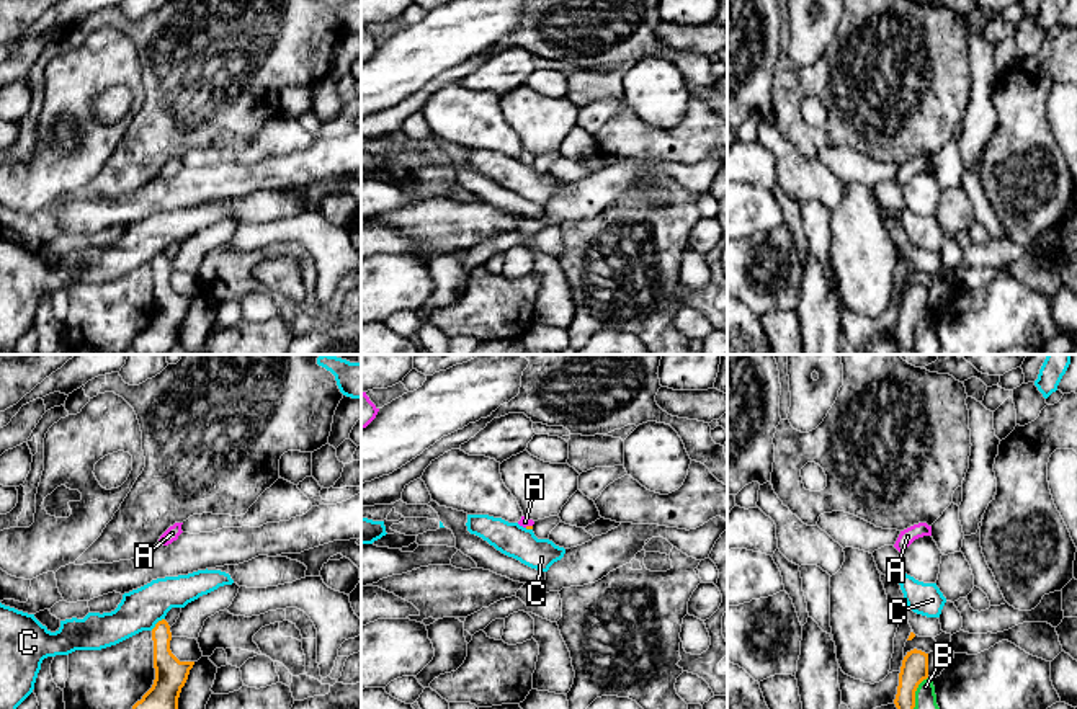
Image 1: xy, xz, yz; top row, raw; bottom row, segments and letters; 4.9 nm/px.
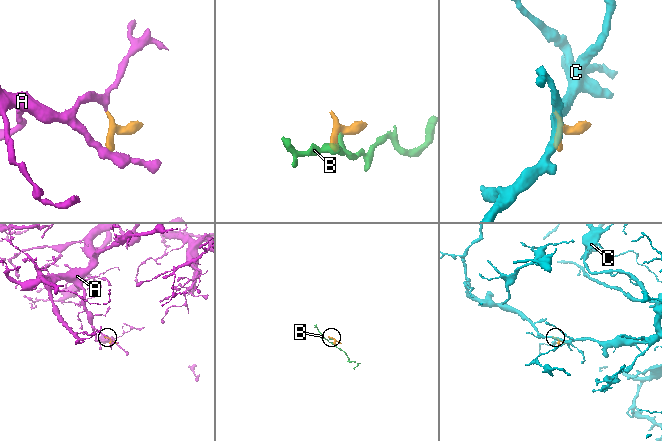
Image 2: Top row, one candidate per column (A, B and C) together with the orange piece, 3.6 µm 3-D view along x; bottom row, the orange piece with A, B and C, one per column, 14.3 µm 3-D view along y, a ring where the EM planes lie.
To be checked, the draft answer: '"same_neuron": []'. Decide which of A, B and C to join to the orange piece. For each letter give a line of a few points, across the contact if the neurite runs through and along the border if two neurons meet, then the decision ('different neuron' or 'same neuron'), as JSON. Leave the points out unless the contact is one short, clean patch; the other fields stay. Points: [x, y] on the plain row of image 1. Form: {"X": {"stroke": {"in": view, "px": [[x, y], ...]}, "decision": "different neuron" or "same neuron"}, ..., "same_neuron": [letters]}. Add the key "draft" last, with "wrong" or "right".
{"A": {"stroke": {"in": "xz", "px": [[527, 160], [528, 160], [525, 156]]}, "decision": "same neuron"}, "B": {"stroke": {"in": "yz", "px": [[929, 311], [916, 325], [912, 348]]}, "decision": "different neuron"}, "C": {"stroke": {"in": "xy", "px": [[164, 252], [151, 263]]}, "decision": "different neuron"}, "same_neuron": ["A"], "draft": "wrong"}

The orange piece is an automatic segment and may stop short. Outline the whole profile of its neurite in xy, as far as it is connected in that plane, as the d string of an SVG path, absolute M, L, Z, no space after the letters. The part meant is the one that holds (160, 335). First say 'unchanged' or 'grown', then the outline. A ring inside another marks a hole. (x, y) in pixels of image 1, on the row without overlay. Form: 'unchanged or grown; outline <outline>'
unchanged; outline M165 253L152 263L155 314L123 354L163 354L177 350L178 332L194 296L180 296L170 284L172 266Z

